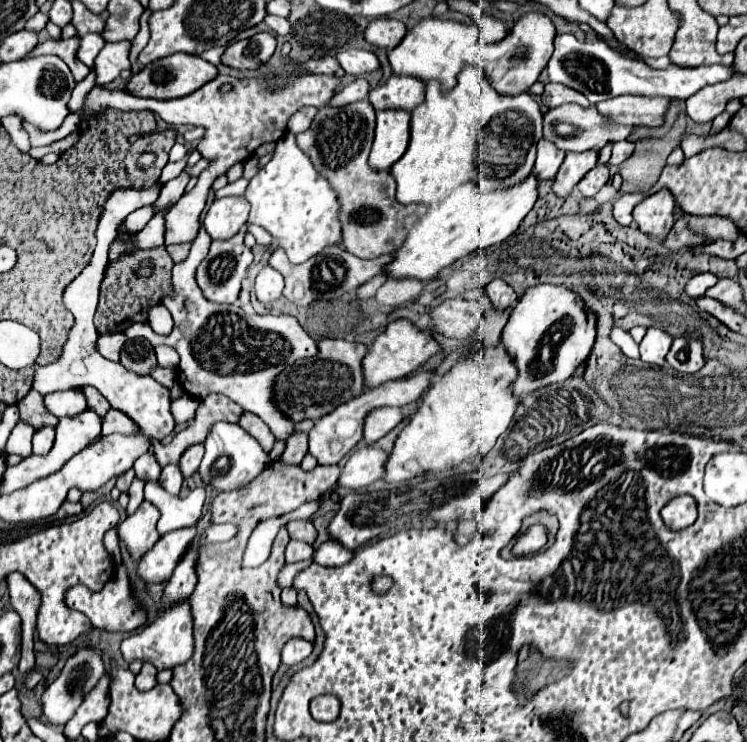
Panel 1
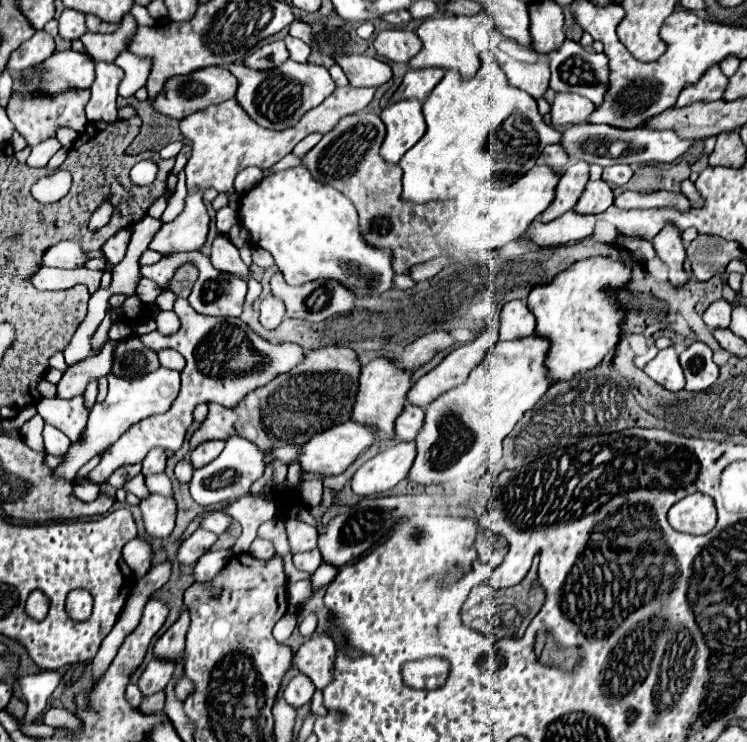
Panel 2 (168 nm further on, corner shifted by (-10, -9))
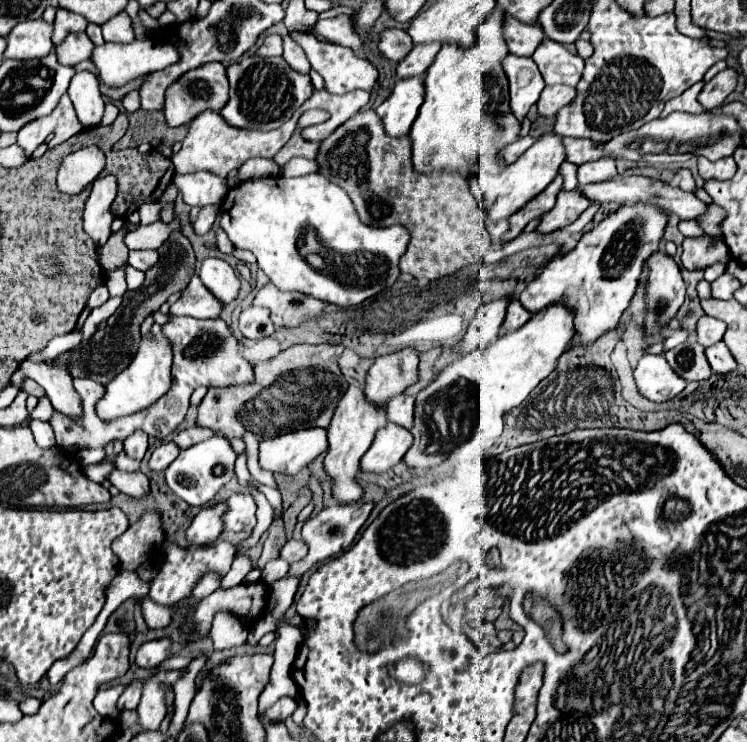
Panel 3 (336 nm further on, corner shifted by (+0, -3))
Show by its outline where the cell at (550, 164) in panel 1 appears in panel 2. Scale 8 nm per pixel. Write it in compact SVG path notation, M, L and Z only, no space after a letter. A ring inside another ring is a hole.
M550 144L544 148L544 154L540 154L538 164L548 166L554 172L564 172L568 166L568 156L560 144Z

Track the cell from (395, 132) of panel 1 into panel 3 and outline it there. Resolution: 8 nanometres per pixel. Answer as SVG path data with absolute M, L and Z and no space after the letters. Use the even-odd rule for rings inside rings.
M402 78L396 82L388 100L384 100L376 112L384 122L384 130L390 136L406 136L416 120L418 108L424 102L424 80Z

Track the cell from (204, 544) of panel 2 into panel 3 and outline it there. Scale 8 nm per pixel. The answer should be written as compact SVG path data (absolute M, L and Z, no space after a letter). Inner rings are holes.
M218 502L214 506L206 506L200 510L200 514L192 520L190 528L186 530L188 542L196 542L196 546L212 544L224 530L224 514L228 504Z

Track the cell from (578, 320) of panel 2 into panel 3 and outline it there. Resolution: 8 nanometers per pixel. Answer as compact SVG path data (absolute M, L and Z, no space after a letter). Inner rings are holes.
M654 204L620 206L586 232L572 252L552 258L540 274L526 284L518 300L532 314L548 304L566 302L568 308L576 312L576 334L572 344L594 342L604 332L616 328L620 316L630 306L646 260L660 250L668 216L670 214L664 208Z

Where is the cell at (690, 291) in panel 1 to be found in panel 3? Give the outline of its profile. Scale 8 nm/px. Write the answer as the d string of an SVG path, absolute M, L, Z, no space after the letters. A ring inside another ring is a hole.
M702 316L698 320L698 342L708 348L716 342L722 340L724 336L724 330L726 330L726 324L722 324L722 320L716 320L716 318L710 318L710 316Z

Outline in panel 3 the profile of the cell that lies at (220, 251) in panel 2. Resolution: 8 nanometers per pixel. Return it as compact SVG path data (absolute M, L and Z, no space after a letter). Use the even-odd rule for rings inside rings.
M206 258L198 276L222 306L228 306L232 300L236 300L240 292L240 280L228 262L220 258Z

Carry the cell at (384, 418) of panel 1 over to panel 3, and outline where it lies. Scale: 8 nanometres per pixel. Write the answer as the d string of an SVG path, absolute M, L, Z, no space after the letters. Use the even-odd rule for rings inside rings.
M408 394L396 396L394 400L390 400L390 404L386 404L386 412L388 412L388 420L410 430L412 414L414 414L414 396L408 396Z

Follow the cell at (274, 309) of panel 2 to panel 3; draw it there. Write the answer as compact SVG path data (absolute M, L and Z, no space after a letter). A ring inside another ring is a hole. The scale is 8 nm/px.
M248 306L246 310L242 310L240 314L240 332L244 338L264 338L270 336L274 332L274 324L270 324L270 312L266 312L264 308L254 308Z

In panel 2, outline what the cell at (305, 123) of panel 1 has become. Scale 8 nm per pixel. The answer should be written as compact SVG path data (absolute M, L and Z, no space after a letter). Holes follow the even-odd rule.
M312 132L312 134L308 134L292 152L296 154L296 156L304 156L310 148L314 148L318 142L320 142L320 138L322 138L322 134L318 134L318 132Z

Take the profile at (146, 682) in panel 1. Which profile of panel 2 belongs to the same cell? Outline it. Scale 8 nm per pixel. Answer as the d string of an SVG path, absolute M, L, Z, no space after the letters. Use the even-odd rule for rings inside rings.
M164 690L152 696L145 696L139 706L139 710L145 714L160 712L165 706L166 696Z

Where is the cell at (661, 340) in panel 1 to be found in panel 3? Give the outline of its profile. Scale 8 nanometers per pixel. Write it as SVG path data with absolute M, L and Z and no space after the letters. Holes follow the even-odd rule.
M662 354L642 356L634 370L634 380L638 392L652 402L668 402L686 388L686 380L666 364Z

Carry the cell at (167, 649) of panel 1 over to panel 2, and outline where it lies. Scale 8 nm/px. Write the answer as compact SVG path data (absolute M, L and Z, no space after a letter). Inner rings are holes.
M152 658L138 680L142 694L154 694L158 690L164 690L174 670L176 670L176 662L164 660L164 658Z

